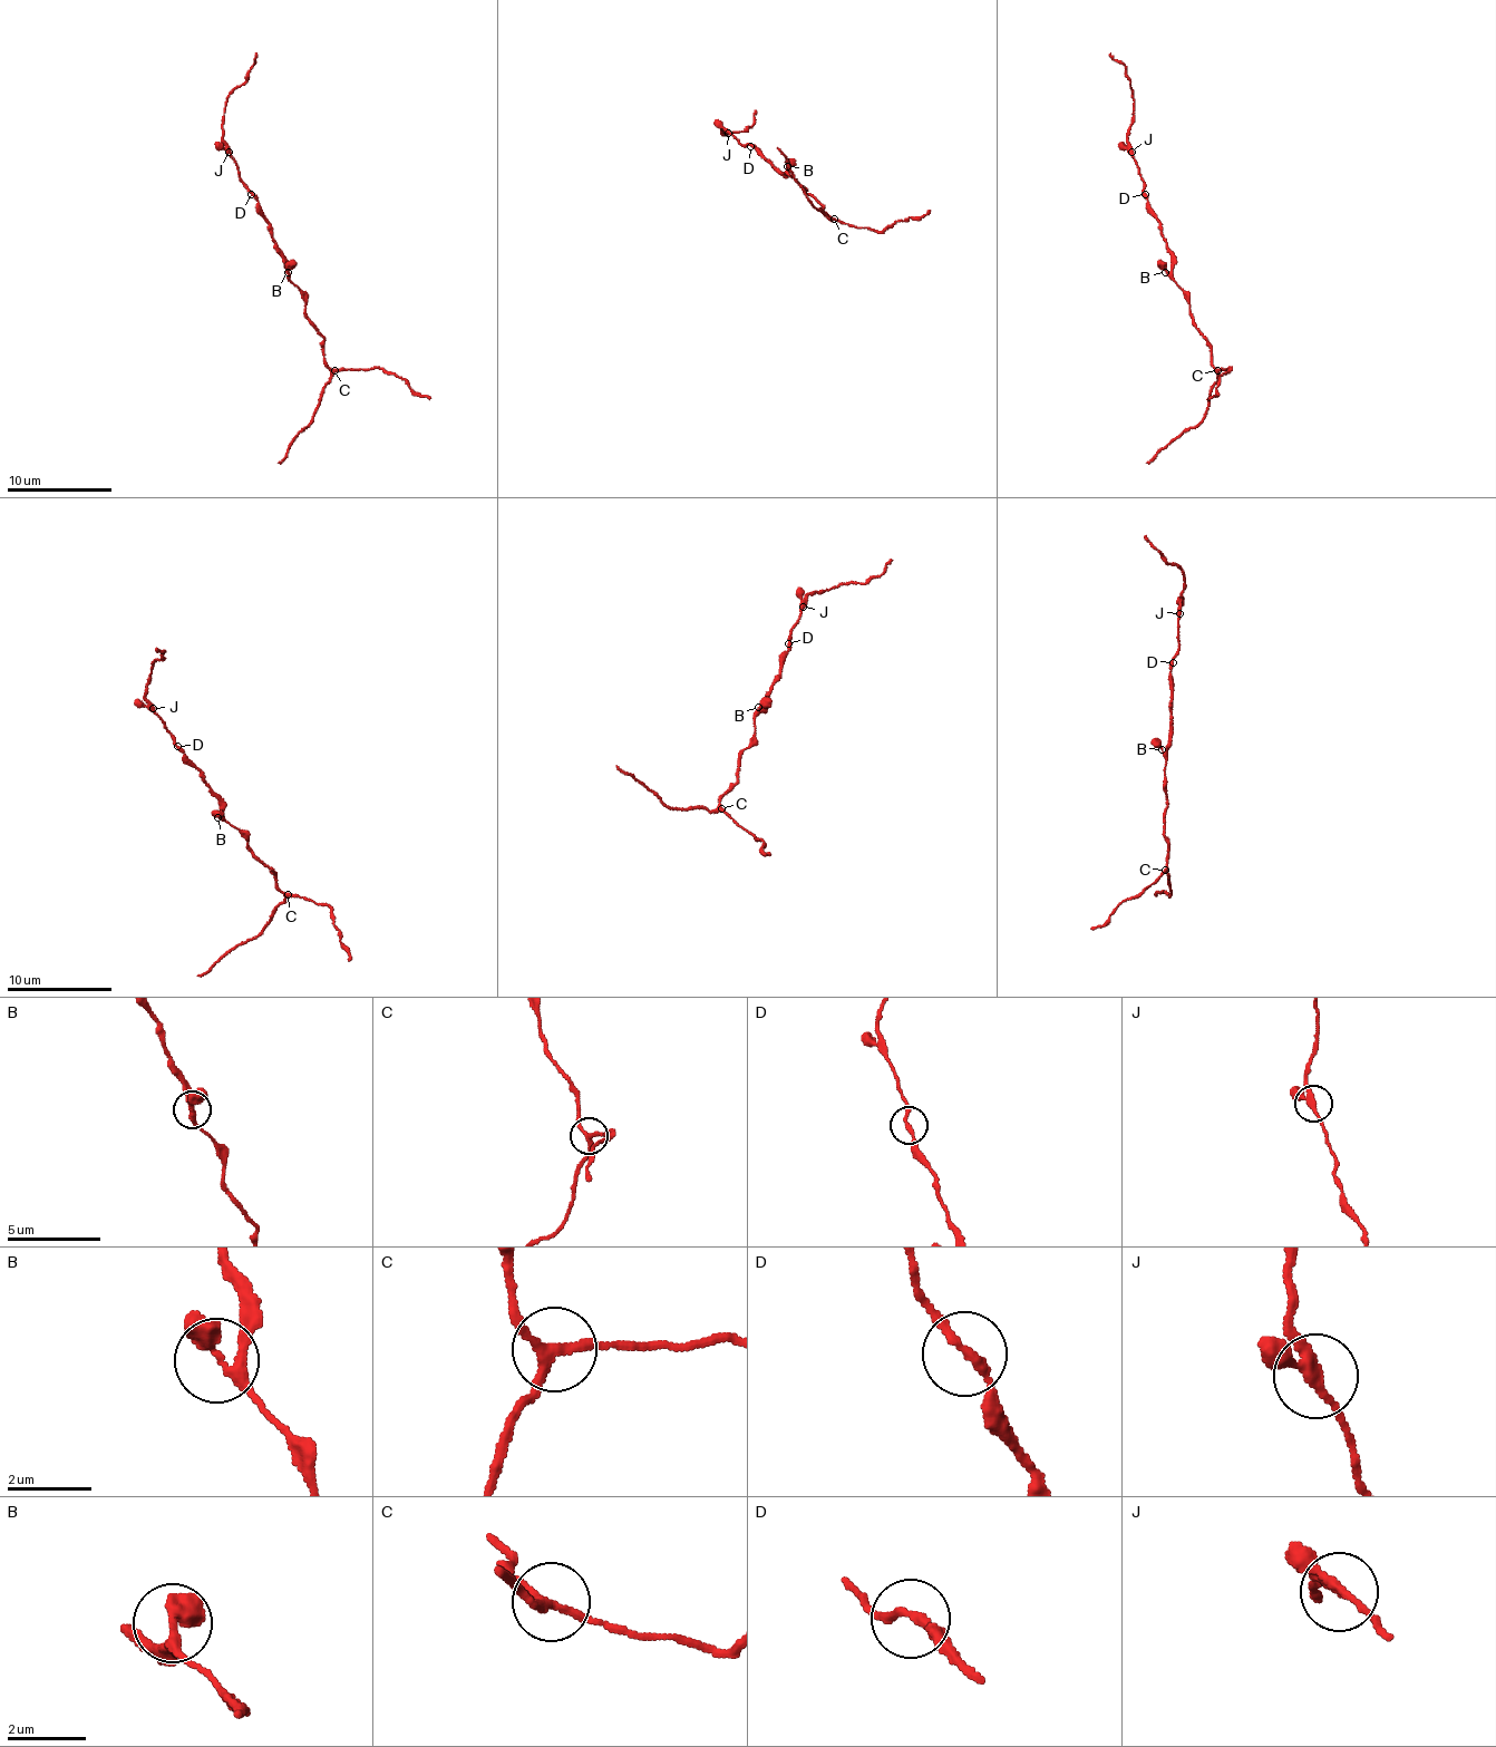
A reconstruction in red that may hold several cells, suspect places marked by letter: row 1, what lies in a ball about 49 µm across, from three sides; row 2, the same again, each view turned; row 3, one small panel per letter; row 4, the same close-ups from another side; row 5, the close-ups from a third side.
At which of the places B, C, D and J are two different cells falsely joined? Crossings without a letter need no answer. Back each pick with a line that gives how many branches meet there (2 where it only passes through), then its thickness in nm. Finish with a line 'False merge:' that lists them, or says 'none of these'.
C: branches 3; calibre 200 nm
False merge: C

